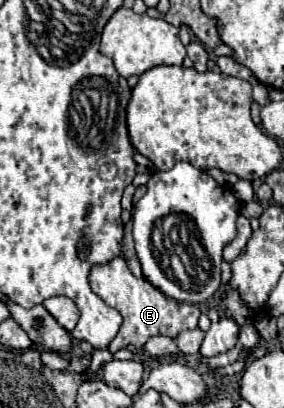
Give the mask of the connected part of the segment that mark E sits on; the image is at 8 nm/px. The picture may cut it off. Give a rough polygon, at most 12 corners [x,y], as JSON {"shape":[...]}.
{"shape":[[121,256],[89,274],[91,290],[123,316],[109,350],[197,328],[177,302]]}

